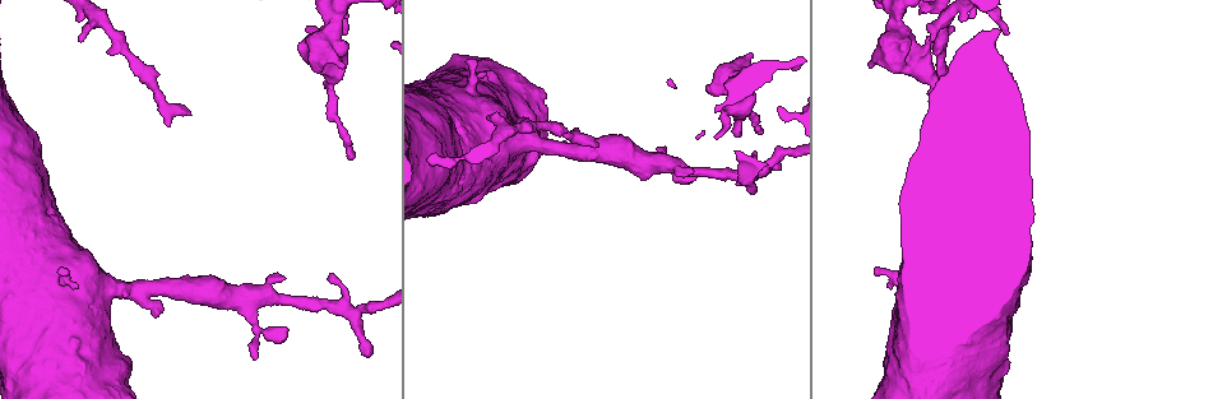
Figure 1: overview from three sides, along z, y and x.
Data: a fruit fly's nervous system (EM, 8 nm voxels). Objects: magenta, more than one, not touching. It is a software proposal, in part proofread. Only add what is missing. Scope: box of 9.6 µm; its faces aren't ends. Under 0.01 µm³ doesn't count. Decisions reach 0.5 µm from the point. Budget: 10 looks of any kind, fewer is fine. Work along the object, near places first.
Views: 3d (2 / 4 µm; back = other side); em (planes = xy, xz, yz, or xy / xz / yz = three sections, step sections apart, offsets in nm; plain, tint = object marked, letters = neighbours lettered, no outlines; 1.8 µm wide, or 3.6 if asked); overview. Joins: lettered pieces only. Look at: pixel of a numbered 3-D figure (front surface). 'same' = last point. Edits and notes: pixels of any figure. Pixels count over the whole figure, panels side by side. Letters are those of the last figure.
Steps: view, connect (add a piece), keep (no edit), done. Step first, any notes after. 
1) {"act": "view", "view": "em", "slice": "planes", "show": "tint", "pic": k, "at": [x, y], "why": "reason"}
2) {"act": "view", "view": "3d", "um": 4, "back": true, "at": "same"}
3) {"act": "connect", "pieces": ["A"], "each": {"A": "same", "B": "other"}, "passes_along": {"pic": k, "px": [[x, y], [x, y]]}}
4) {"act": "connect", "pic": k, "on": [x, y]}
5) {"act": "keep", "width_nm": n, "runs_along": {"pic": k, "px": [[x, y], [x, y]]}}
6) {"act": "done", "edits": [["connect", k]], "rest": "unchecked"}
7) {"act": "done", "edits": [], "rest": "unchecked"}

{"act": "view", "view": "em", "um": 3.6, "slice": "yz", "step": 8, "show": "letters", "pic": 1, "at": [595, 141], "why": "long arm stops here"}

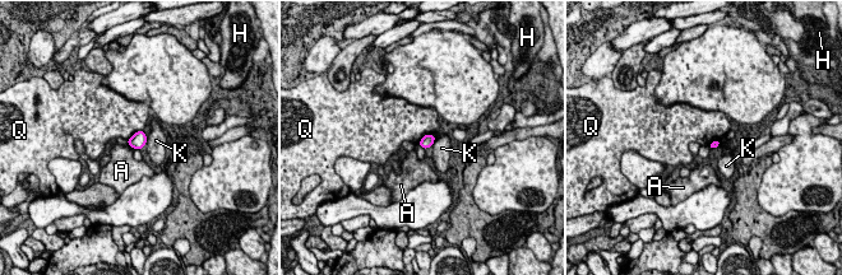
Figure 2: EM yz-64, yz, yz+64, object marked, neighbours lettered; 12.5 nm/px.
{"act": "keep", "each": {"A": "other", "H": "other", "K": "other", "Q": "other"}, "border": {"pic": 2, "px": [[434, 134], [426, 134], [417, 143]]}, "found": "none of them fits"}

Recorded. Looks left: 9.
{"act": "view", "view": "em", "slice": "xz", "step": 16, "show": "letters", "pic": 1, "at": [871, 66], "why": "stops while still wide"}

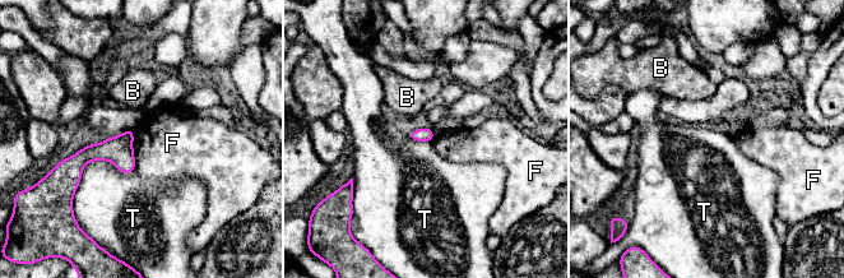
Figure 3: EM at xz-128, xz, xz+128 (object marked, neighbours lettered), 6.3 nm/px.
{"act": "keep", "each": {"B": "other", "F": "other", "T": "other"}, "border": {"pic": 3, "px": [[134, 170], [89, 161], [74, 194]]}, "found": "none of them fits"}

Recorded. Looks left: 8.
{"act": "view", "view": "em", "slice": "yz", "step": 8, "show": "letters", "pic": 1, "at": [353, 158], "why": "thin end"}

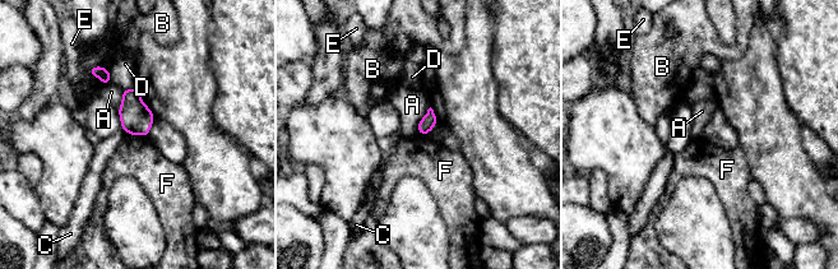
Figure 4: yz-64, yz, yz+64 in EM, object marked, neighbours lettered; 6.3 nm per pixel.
{"act": "view", "view": "em", "slice": "planes", "show": "letters", "at": "same"}

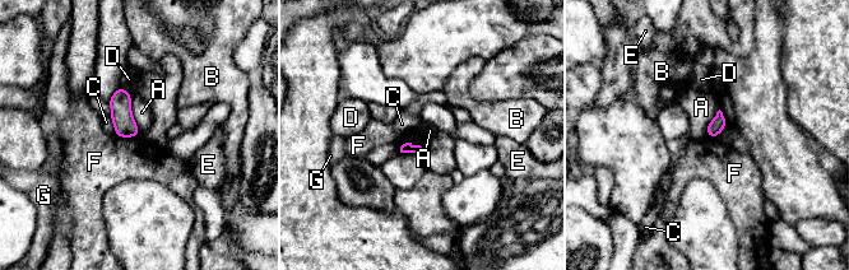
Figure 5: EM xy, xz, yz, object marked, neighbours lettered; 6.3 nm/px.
{"act": "keep", "each": {"A": "other", "B": "other", "C": "other", "D": "other", "E": "other", "F": "other", "G": "other"}, "border": {"pic": 5, "px": [[116, 135], [138, 136]]}, "found": "no lettered piece goes on from it"}

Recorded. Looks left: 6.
{"act": "view", "view": "em", "slice": "planes", "show": "letters", "pic": 1, "at": [489, 116], "why": "an open end"}

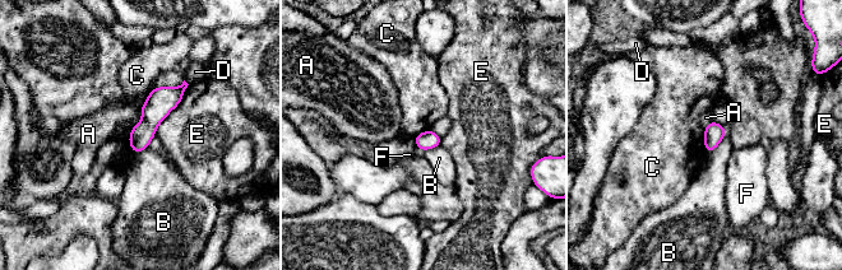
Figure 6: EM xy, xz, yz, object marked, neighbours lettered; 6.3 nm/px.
{"act": "keep", "each": {"A": "other", "B": "other", "C": "other", "D": "other", "E": "other", "F": "other"}, "border": {"pic": 6, "px": [[703, 127], [703, 148], [707, 152]]}, "found": "no lettered piece goes on from it"}

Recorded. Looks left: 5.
{"act": "done", "edits": [], "rest": "unchecked"}

